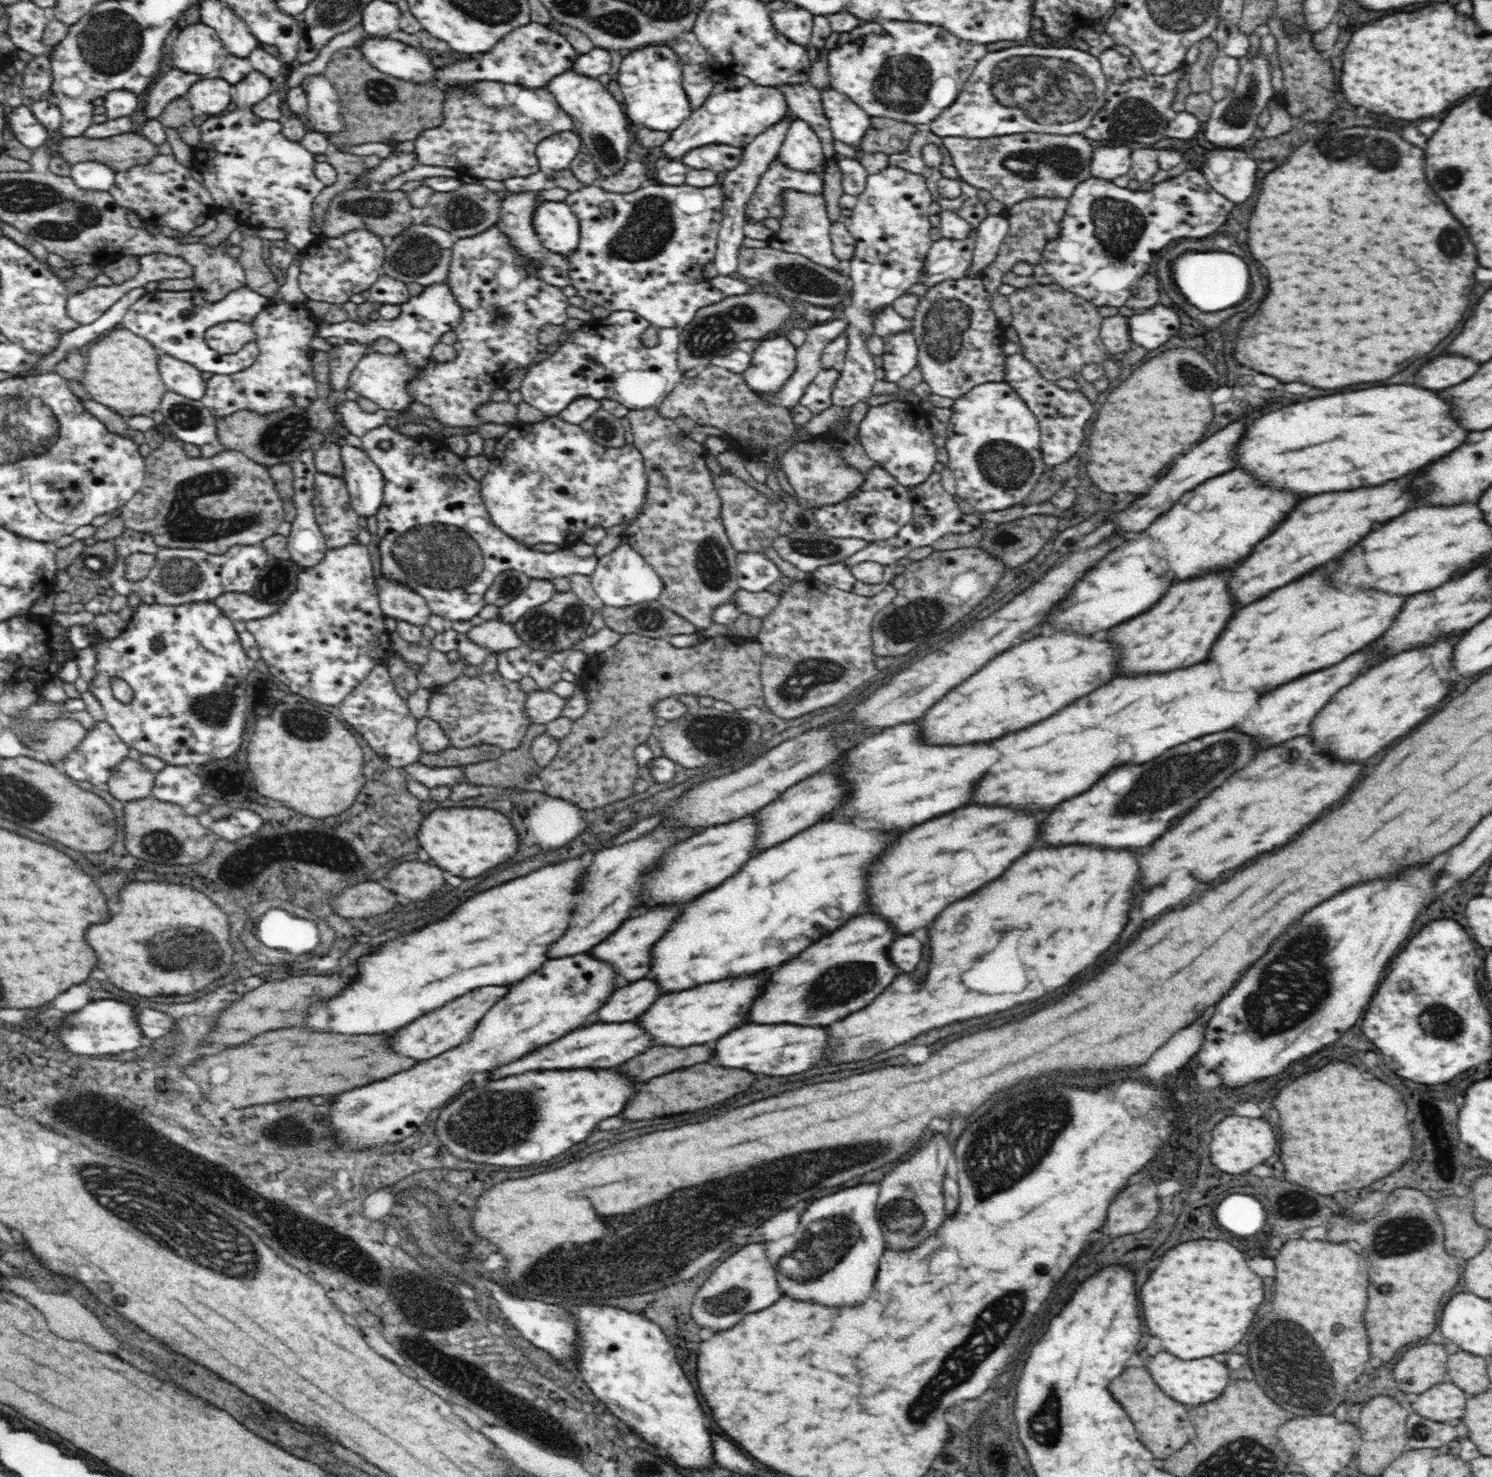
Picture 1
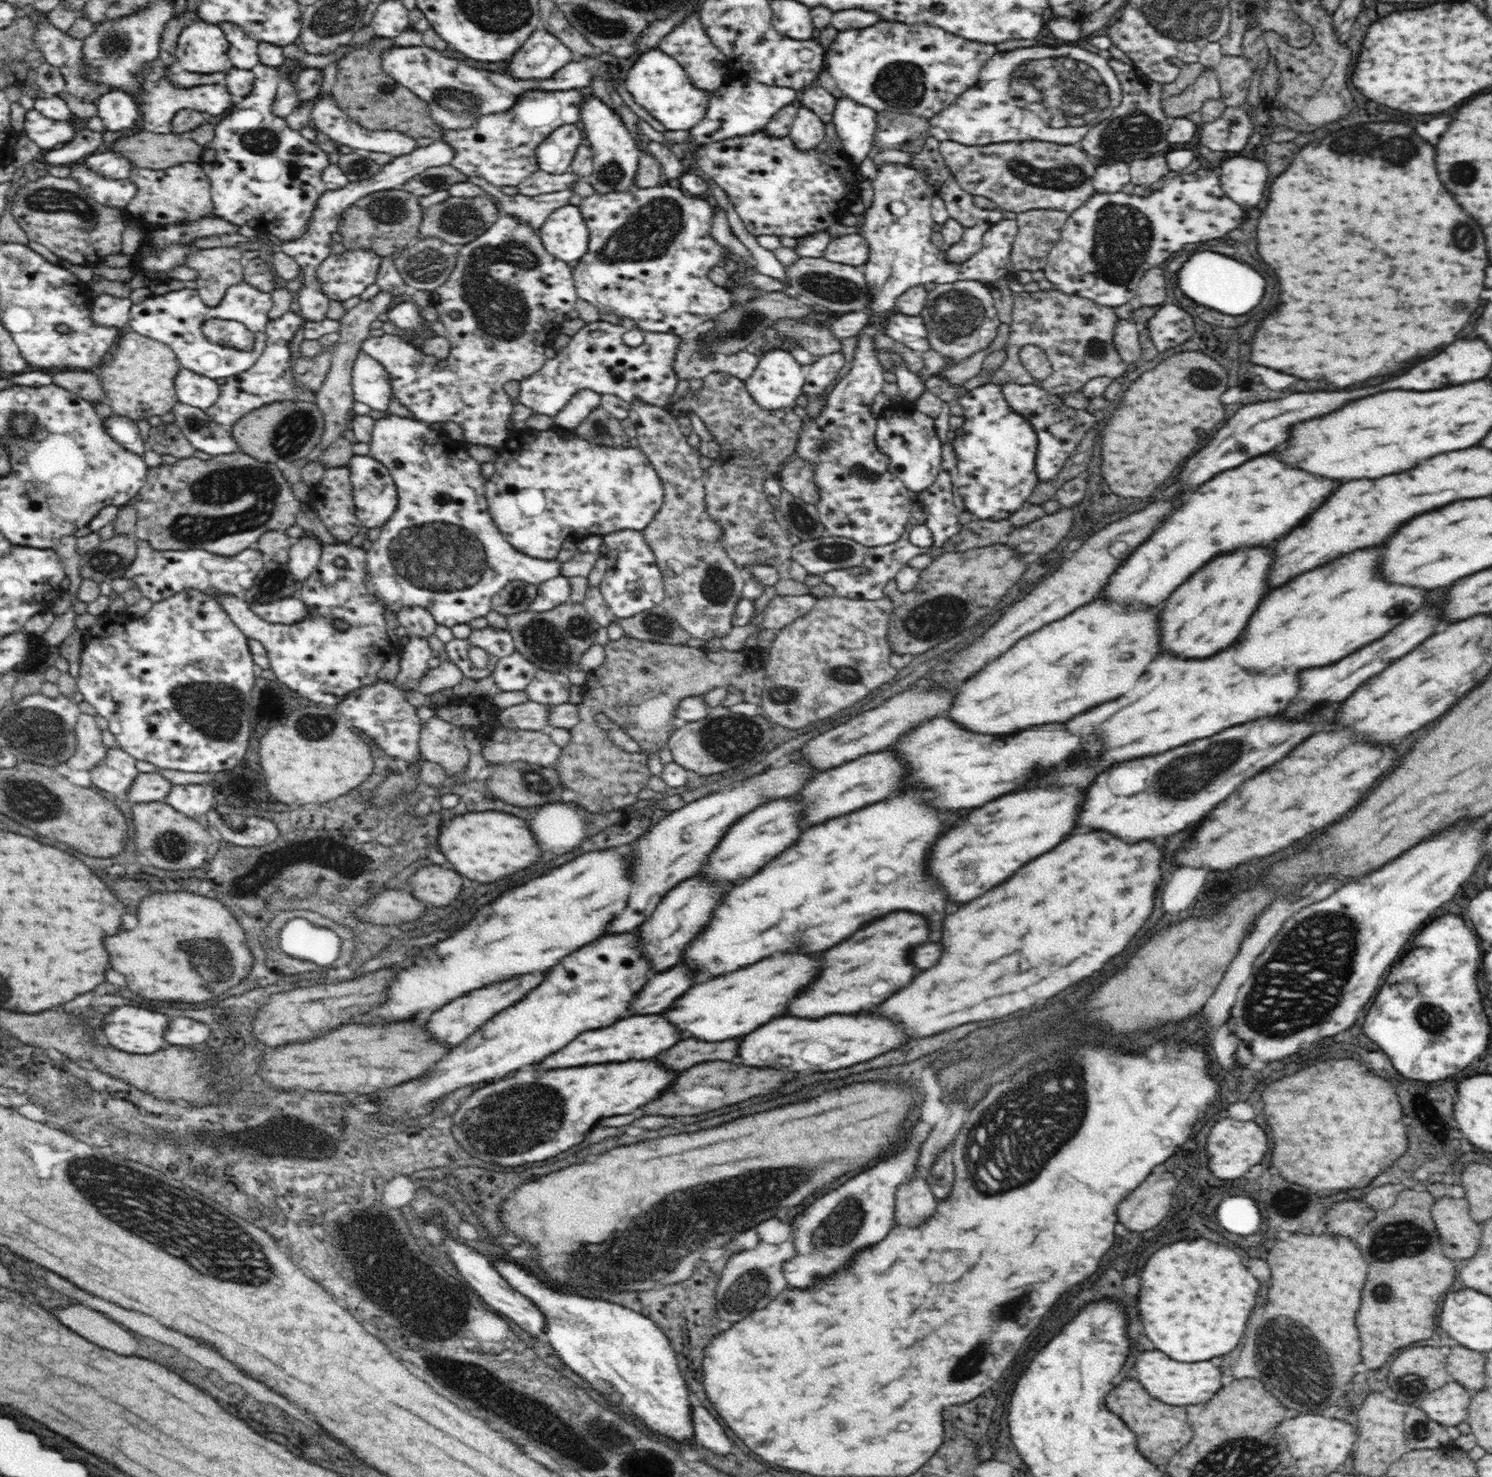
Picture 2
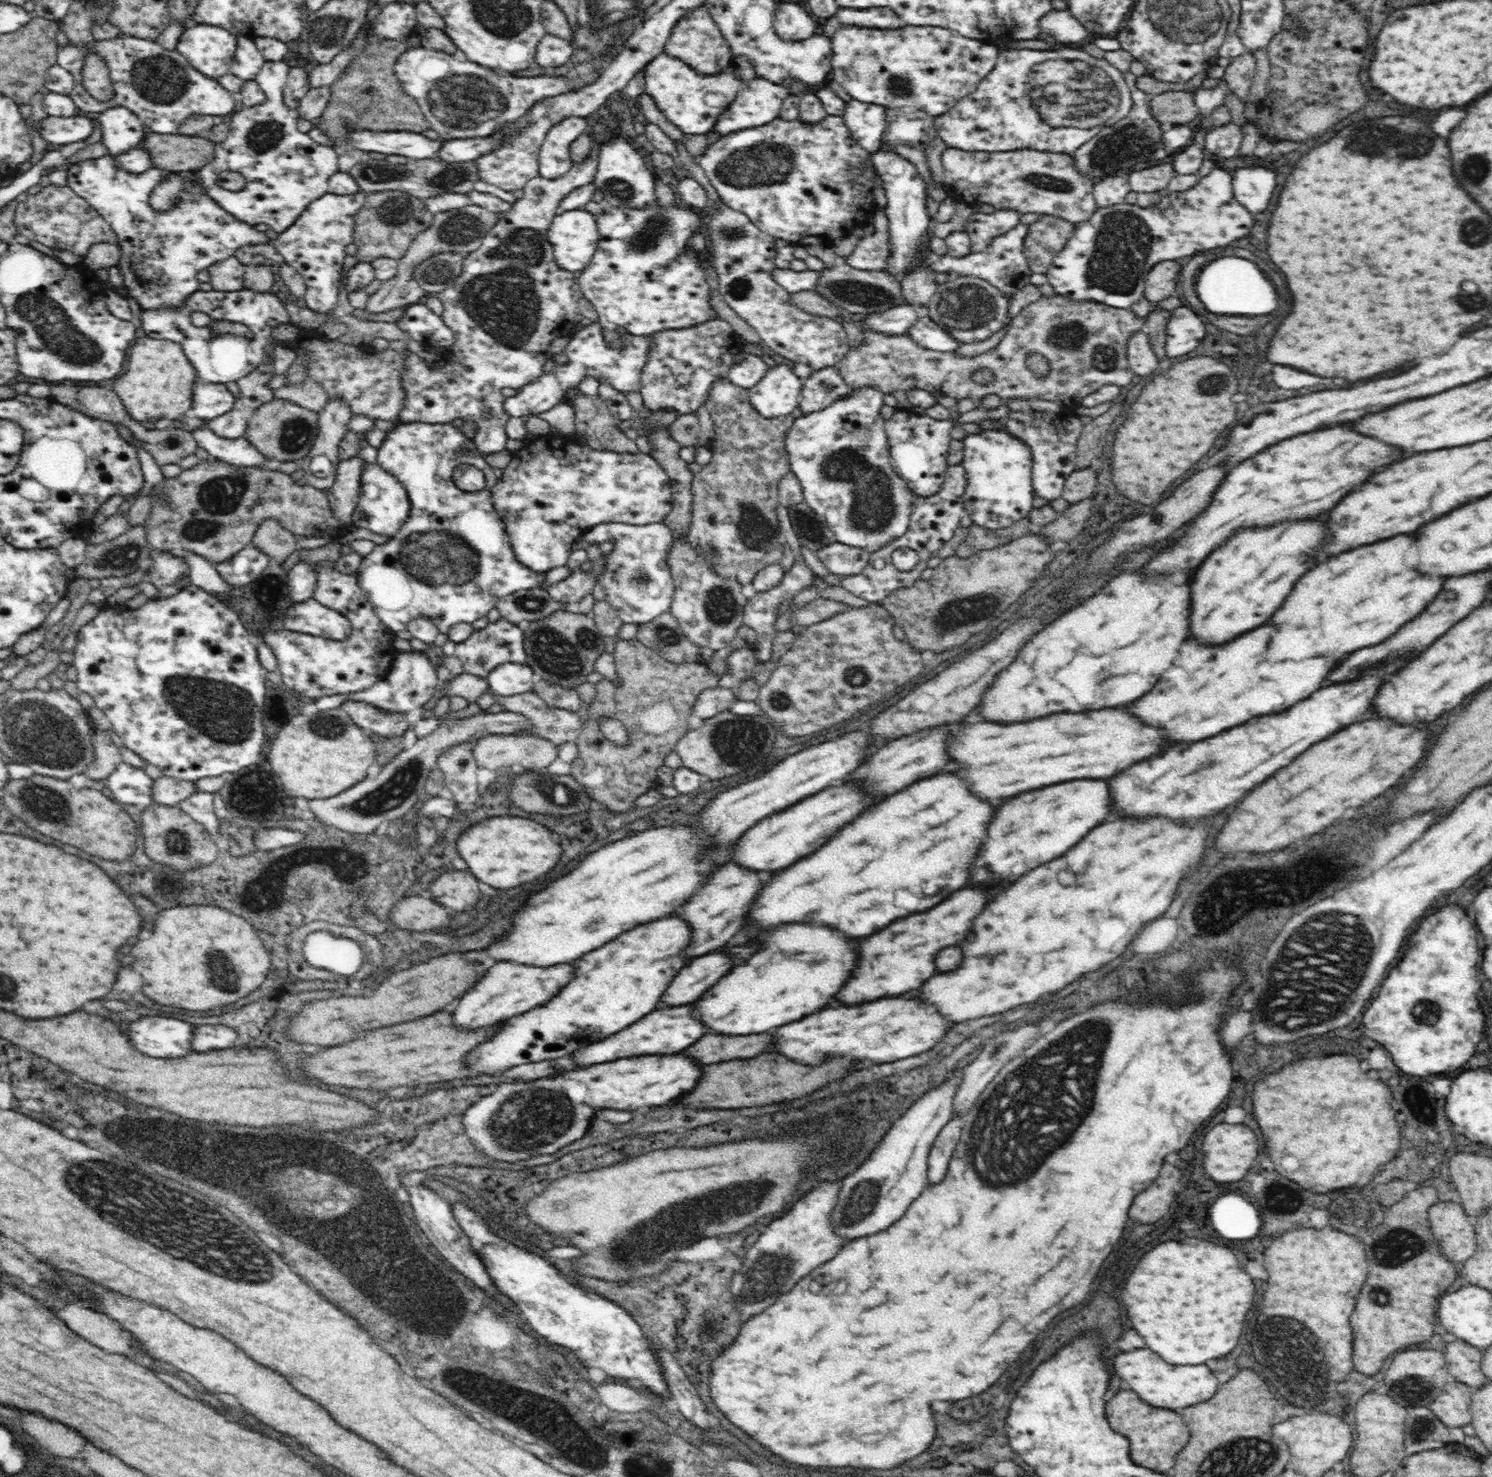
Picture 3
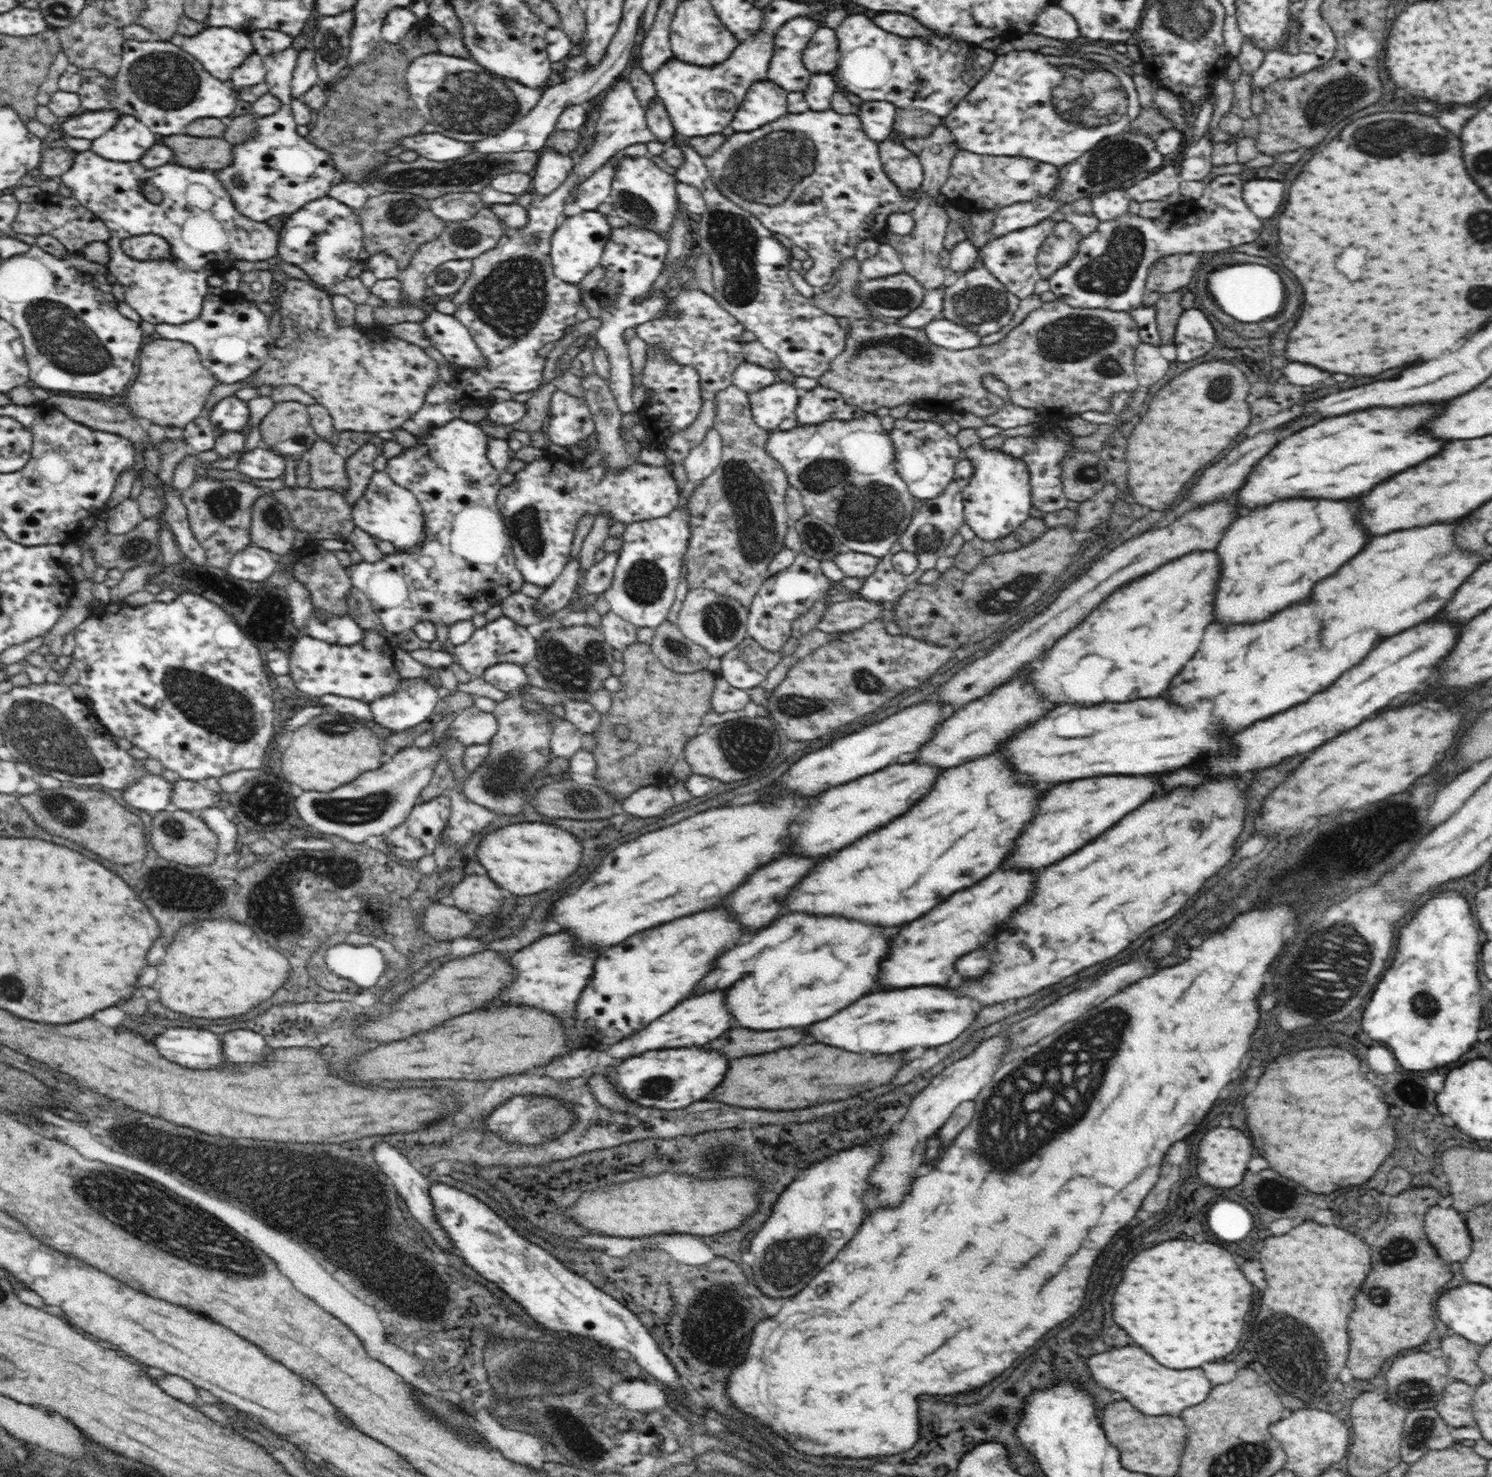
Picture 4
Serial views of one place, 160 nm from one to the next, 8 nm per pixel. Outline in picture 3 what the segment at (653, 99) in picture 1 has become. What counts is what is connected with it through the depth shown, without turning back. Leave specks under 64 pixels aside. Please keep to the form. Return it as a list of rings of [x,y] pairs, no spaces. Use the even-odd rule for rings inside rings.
[[[664,52],[646,63],[642,71],[645,74],[644,94],[654,99],[662,114],[666,114],[666,118],[670,118],[672,124],[676,124],[686,134],[706,134],[713,131],[712,126],[716,124],[718,114],[722,114],[724,108],[732,104],[738,88],[757,78],[753,63],[745,56],[733,57],[728,68],[714,76],[705,76],[694,71],[689,64]]]

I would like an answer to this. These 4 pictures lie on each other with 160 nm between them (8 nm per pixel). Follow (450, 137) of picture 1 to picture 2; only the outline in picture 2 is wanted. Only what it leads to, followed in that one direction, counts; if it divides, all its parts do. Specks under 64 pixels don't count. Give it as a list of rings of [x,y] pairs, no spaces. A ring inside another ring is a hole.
[[[589,88],[566,91],[526,92],[517,100],[517,105],[505,114],[486,114],[477,117],[477,122],[470,129],[444,130],[440,142],[448,144],[453,150],[453,158],[448,166],[469,176],[480,176],[494,186],[517,186],[522,180],[533,175],[539,169],[537,164],[537,147],[547,136],[568,124],[576,125],[581,120],[581,108],[589,98]]]

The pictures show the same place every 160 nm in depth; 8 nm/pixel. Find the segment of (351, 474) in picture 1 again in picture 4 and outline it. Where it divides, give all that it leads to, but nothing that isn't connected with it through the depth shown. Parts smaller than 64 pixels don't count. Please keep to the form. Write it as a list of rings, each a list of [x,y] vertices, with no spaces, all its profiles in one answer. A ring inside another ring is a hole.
[[[374,471],[364,494],[352,507],[354,524],[380,542],[388,540],[401,550],[410,550],[418,542],[424,542],[424,515],[420,501],[413,492],[396,484],[384,471]]]

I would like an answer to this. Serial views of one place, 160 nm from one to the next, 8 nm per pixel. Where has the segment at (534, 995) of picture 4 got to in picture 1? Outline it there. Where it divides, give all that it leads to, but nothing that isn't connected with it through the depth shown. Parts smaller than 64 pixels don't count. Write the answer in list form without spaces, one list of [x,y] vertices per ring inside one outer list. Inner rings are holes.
[[[504,986],[478,988],[474,992],[468,992],[466,996],[460,996],[458,1000],[452,1000],[450,1004],[442,1006],[440,1010],[434,1010],[422,1018],[414,1020],[414,1024],[408,1024],[406,1028],[400,1028],[394,1034],[394,1052],[402,1052],[402,1056],[410,1056],[414,1060],[428,1060],[428,1058],[434,1058],[458,1044],[470,1040],[478,1020],[490,1010],[494,1000],[506,995],[506,992],[508,989]]]

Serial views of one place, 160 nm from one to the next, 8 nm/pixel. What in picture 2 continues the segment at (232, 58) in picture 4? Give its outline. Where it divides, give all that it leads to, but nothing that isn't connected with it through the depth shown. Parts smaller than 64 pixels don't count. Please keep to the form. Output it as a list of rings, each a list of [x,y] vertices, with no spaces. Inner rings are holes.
[[[202,20],[184,27],[178,36],[175,58],[177,69],[200,74],[228,70],[229,44],[218,25]]]

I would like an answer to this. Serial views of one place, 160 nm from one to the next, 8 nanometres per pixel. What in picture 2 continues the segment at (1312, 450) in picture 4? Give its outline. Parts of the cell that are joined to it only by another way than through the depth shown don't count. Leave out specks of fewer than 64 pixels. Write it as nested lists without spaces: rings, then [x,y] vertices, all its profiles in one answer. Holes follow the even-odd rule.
[[[1258,456],[1246,464],[1220,472],[1172,512],[1152,536],[1140,544],[1104,585],[1110,600],[1130,600],[1130,604],[1160,604],[1184,580],[1222,552],[1250,544],[1268,544],[1296,528],[1312,514],[1340,482],[1316,478],[1304,470],[1282,464],[1276,456]]]

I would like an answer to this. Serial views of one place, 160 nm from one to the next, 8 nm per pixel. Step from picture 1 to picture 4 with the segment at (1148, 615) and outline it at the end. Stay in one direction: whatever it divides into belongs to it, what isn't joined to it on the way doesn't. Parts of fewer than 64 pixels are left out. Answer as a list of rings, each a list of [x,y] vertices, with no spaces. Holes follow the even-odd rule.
[[[1290,498],[1238,518],[1216,546],[1218,556],[1226,560],[1226,572],[1222,572],[1222,588],[1218,588],[1218,612],[1214,612],[1214,620],[1226,620],[1226,624],[1254,624],[1254,620],[1268,620],[1274,612],[1288,608],[1296,600],[1304,600],[1318,580],[1334,574],[1368,544],[1368,536],[1356,526],[1354,506],[1354,500],[1332,502]]]

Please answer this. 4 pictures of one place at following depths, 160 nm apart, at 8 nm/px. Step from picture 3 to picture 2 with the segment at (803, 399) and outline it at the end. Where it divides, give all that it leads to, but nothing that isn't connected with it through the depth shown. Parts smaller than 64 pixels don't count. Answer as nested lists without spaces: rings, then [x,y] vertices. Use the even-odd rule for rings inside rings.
[[[841,350],[814,361],[807,368],[803,392],[812,399],[822,394],[824,388],[834,382],[838,372],[844,368],[845,362],[844,353]]]

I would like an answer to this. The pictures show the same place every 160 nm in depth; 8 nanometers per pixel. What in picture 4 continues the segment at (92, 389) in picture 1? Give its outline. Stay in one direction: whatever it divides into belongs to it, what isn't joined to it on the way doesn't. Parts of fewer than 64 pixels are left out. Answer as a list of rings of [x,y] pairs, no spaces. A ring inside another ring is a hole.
[[[154,339],[142,348],[140,372],[126,392],[128,406],[140,420],[149,420],[160,426],[178,426],[184,428],[188,422],[205,413],[204,404],[210,396],[210,390],[216,386],[217,379],[198,358],[193,344],[182,344],[180,340]]]

